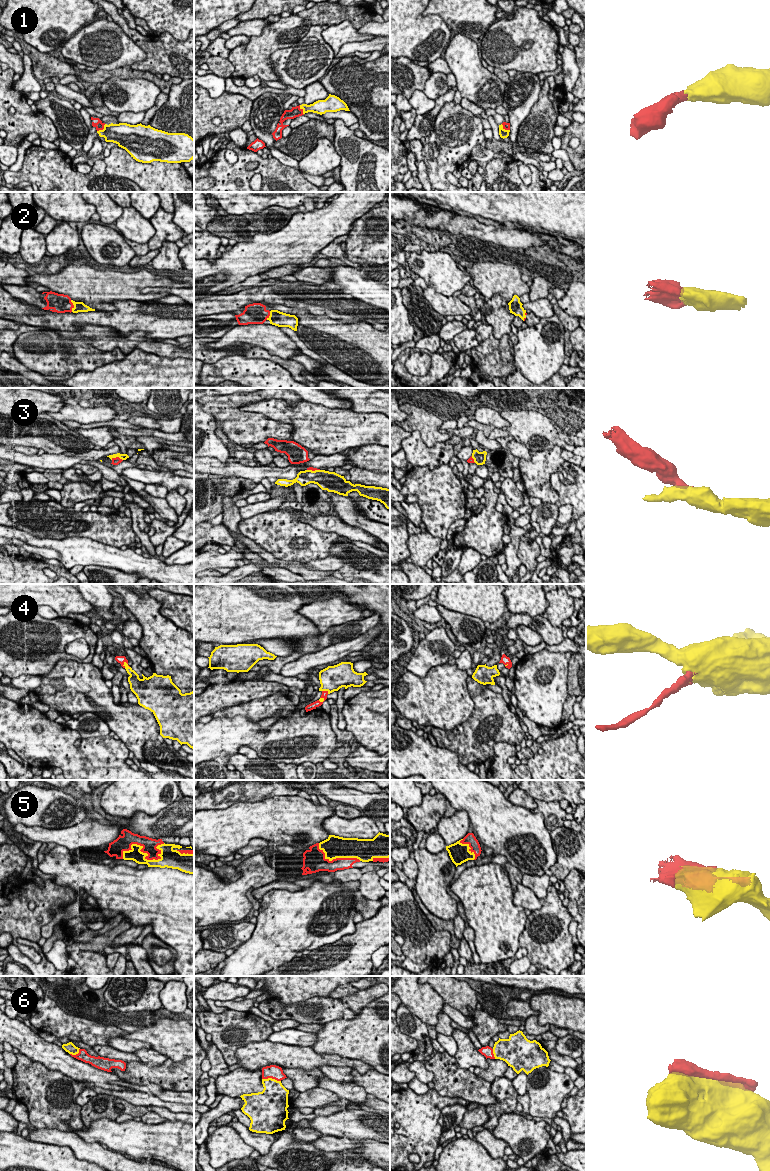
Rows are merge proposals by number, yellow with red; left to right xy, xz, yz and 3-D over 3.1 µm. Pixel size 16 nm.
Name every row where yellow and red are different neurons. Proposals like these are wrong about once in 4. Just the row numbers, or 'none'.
6

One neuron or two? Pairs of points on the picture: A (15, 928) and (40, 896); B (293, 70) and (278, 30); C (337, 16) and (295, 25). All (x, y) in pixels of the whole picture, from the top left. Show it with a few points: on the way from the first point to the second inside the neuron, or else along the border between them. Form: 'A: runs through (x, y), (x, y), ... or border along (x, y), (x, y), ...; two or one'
A: runs through (24, 921), (40, 905); one
B: border along (304, 35), (271, 54), (273, 68); two
C: border along (295, 14), (307, 18), (312, 24); two

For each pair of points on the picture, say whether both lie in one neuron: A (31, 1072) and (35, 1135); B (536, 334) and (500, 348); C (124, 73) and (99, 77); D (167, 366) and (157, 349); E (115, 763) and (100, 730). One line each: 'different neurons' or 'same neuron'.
A: different neurons
B: different neurons
C: same neuron
D: different neurons
E: different neurons

